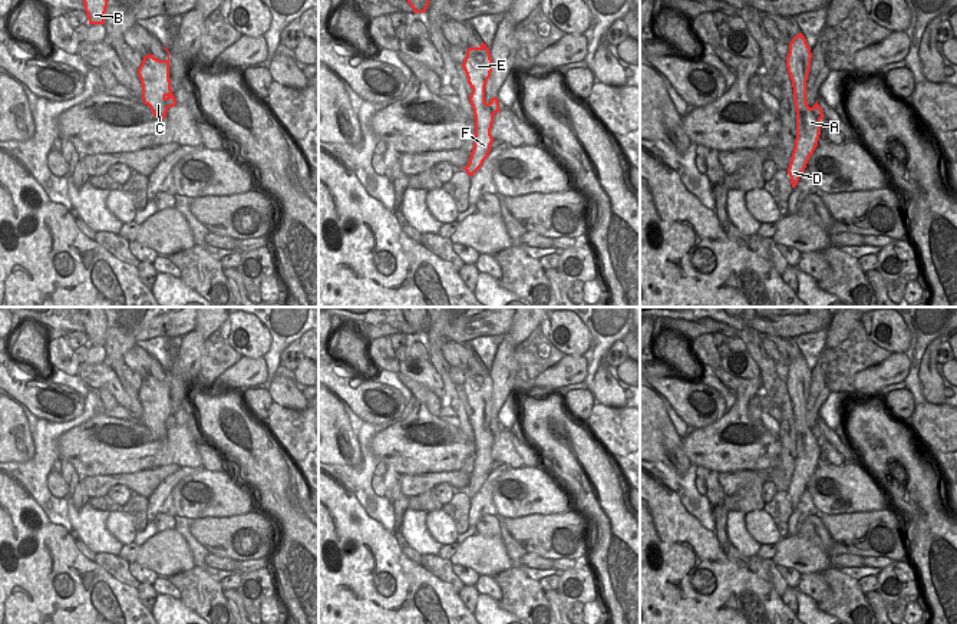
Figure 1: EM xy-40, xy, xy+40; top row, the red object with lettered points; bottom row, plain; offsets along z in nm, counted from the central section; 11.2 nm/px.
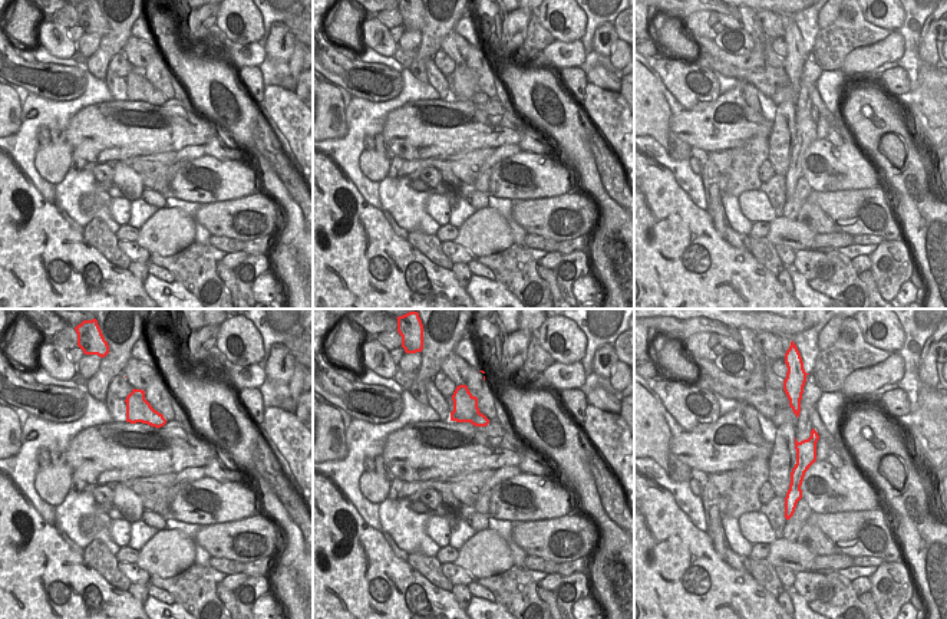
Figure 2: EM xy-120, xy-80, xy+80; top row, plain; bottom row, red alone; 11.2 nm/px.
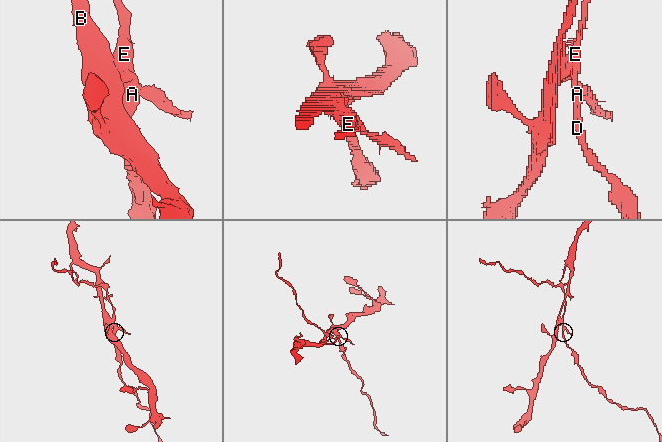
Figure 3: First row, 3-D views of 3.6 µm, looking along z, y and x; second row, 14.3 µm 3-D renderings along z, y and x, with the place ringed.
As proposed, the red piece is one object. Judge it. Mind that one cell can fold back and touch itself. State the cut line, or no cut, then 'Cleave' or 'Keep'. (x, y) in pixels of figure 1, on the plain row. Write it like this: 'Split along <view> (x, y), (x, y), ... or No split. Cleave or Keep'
Split along xy+40 (794, 471), (801, 478), (809, 478). Cleave

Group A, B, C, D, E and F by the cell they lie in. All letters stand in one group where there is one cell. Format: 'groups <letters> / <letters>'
groups A B C E F / D

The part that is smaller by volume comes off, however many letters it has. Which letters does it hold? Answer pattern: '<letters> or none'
D

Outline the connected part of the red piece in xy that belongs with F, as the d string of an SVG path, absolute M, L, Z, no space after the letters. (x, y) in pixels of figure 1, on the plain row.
M481 364L479 369L469 369L462 389L472 409L469 417L475 438L475 463L472 472L476 473L476 478L484 479L489 476L494 463L491 456L494 436L501 432L498 419L492 419L489 425L485 423L485 407L492 393L489 369L485 364Z

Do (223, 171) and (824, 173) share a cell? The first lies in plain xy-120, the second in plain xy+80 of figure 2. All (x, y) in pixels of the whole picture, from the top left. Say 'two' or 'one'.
one

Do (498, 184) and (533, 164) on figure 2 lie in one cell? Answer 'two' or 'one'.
one

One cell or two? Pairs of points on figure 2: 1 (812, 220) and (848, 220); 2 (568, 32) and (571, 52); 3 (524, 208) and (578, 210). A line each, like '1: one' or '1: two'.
1: two
2: two
3: one

